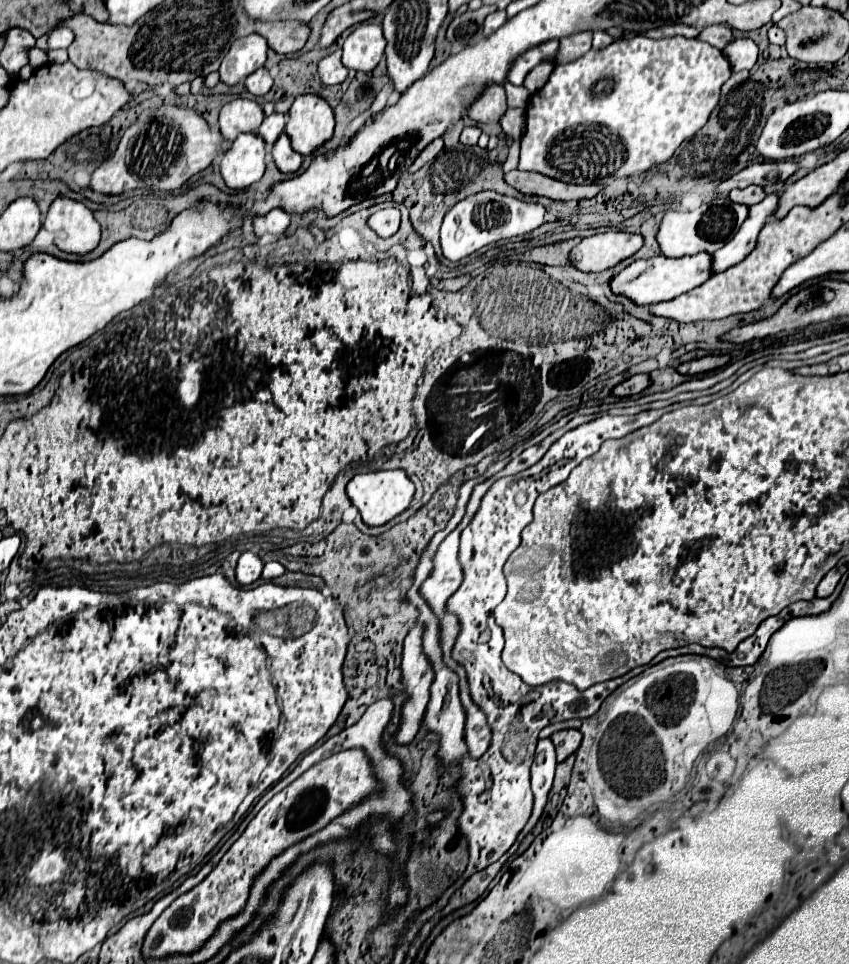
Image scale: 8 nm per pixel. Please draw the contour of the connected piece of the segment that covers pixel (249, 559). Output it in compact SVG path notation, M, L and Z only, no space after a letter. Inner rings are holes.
M246 551L240 555L238 559L238 567L236 567L236 579L240 585L252 585L254 581L260 579L262 575L262 561L256 553Z

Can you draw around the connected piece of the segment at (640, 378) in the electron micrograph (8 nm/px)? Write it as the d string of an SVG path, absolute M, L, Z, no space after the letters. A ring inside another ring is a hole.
M634 375L634 377L622 381L620 385L616 385L612 393L618 395L618 397L630 397L630 395L642 393L642 391L644 391L646 387L650 387L650 385L652 385L652 381L650 381L648 375Z

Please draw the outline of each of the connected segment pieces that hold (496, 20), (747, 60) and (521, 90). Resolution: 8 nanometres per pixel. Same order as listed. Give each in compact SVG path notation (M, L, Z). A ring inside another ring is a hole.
M496 11L496 13L490 13L484 21L484 37L492 35L496 29L500 29L504 23L506 23L506 11Z
M734 39L722 53L730 61L732 71L750 71L758 59L758 47L752 39Z
M504 83L506 89L506 103L508 107L526 107L530 101L530 93L526 87L514 87L510 83Z

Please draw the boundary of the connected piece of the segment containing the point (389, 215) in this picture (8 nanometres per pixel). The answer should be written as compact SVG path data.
M390 207L390 209L382 209L378 213L374 213L370 219L368 219L368 225L376 231L376 235L380 237L390 237L398 231L400 227L400 211L396 207Z

